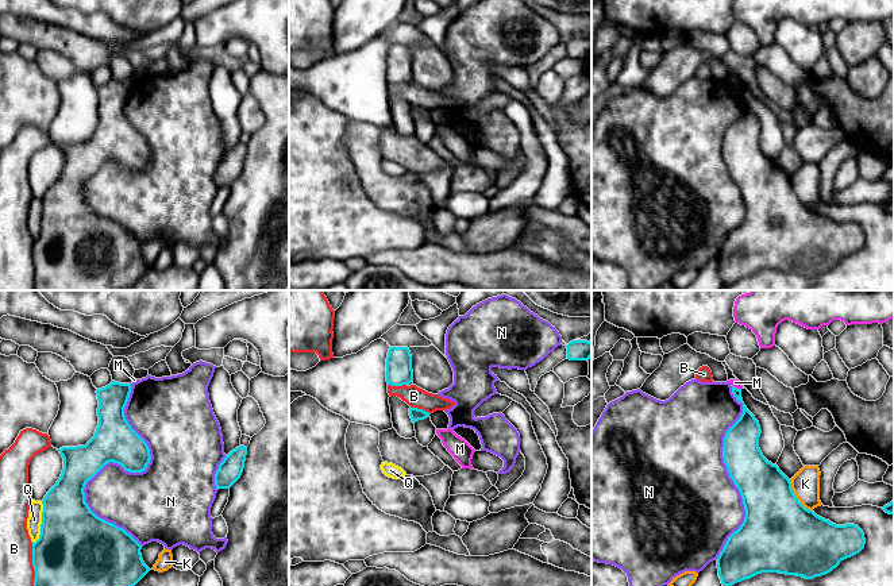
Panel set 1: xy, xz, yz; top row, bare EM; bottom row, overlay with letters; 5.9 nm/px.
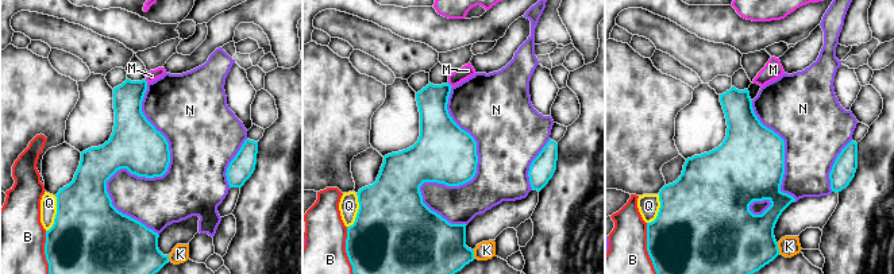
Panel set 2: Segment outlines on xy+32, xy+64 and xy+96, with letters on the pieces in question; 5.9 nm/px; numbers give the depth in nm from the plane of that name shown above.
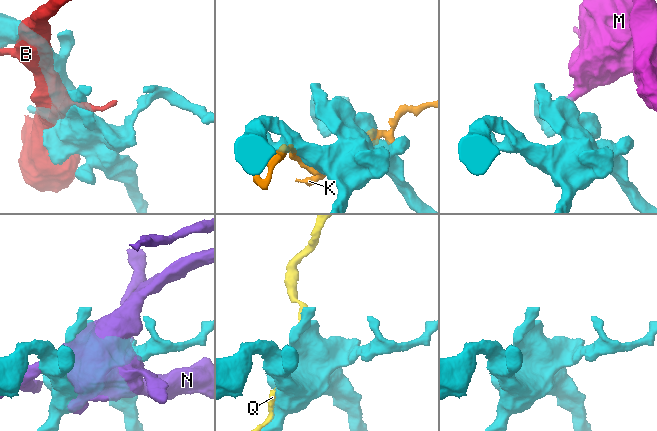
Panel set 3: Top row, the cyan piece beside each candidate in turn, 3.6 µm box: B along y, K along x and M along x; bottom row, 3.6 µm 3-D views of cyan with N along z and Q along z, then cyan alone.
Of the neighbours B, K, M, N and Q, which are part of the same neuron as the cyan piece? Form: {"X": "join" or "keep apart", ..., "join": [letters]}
{"B": "keep apart", "K": "keep apart", "M": "keep apart", "N": "keep apart", "Q": "keep apart", "join": []}

